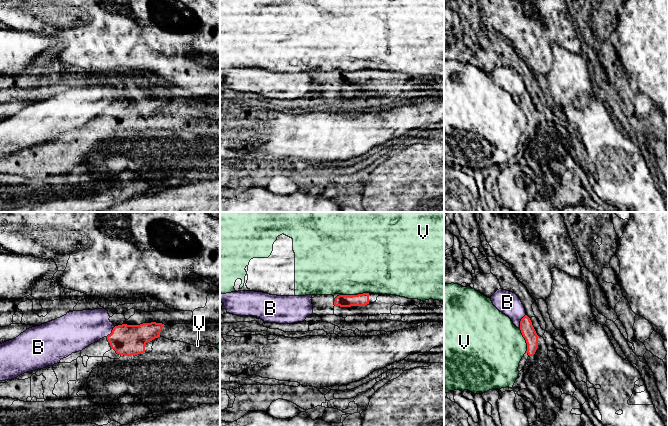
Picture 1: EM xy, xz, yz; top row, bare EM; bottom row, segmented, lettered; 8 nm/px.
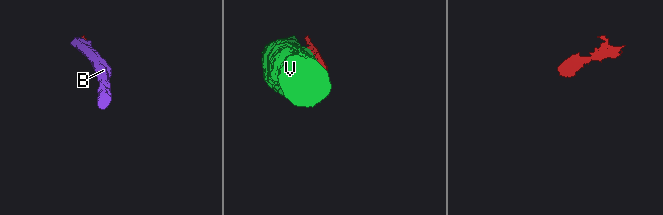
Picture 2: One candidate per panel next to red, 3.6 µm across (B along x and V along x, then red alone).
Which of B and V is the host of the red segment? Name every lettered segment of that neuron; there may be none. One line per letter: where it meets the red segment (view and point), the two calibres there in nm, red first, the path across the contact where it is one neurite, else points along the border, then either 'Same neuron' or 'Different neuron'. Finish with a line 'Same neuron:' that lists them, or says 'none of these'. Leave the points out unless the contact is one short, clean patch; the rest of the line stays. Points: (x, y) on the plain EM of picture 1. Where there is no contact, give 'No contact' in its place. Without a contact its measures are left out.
B: Touches red at yz (520, 97). Thickness 110 nm (red) against 180 nm. Different neuron
V: Touches red at xz (355, 71). Thickness 100 nm (red) against 480 nm. Different neuron
Same neuron: none of these

